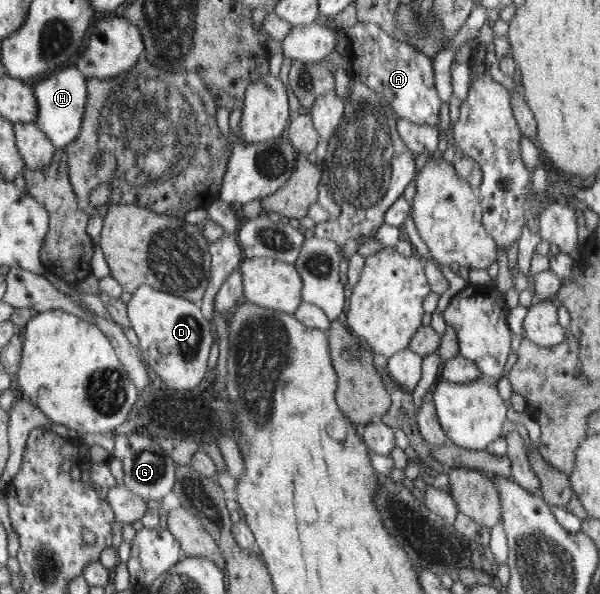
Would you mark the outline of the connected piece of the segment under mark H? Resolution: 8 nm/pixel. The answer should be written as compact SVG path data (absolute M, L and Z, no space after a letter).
M74 64L66 66L65 70L57 71L57 74L49 78L38 80L35 84L35 95L39 103L39 112L37 113L35 123L59 149L65 147L76 140L81 132L81 120L84 120L83 110L86 109L85 96L88 96L88 90L85 90L85 77Z

